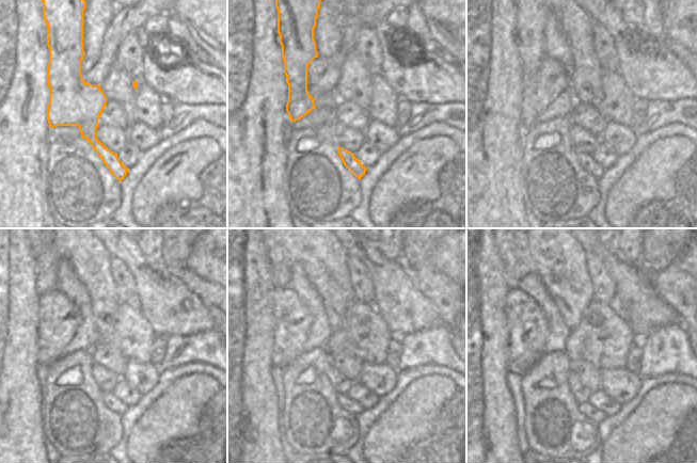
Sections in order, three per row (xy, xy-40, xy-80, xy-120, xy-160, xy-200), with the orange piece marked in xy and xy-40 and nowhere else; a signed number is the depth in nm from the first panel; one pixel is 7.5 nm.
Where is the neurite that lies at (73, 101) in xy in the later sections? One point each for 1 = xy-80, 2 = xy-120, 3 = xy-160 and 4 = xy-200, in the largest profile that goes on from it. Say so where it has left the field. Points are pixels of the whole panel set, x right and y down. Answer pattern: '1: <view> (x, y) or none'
1: xy-80 (532, 12)
2: xy-120 (47, 260)
3: xy-160 (281, 272)
4: xy-200 (585, 403)

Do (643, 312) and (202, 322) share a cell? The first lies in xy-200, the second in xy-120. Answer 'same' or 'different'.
same

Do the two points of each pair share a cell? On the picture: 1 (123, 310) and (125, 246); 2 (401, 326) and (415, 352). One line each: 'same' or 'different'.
1: different
2: different

